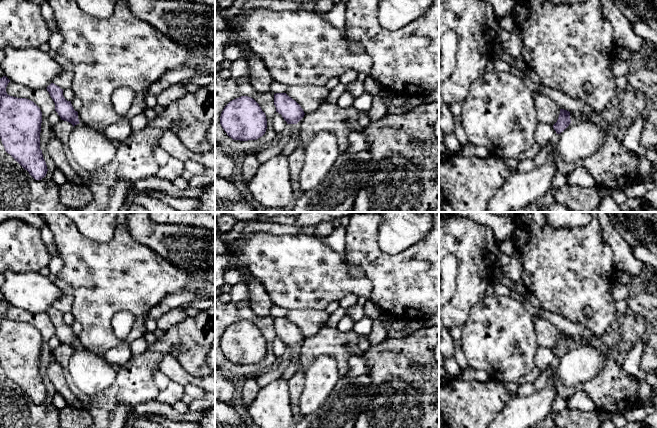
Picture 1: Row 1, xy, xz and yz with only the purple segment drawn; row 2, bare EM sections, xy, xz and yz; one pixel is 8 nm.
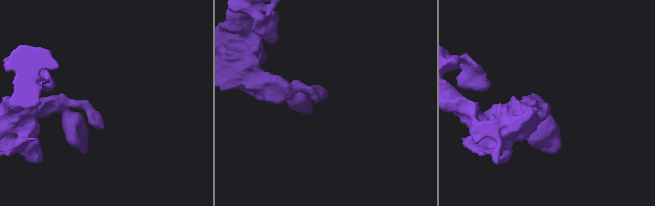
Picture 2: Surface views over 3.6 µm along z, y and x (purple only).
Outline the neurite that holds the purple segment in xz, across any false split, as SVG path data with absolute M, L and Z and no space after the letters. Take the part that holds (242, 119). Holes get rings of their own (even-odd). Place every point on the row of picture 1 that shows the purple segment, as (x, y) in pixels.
M248 96L230 101L221 113L220 124L229 137L240 141L257 140L267 129L265 113Z

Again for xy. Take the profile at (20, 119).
M0 78L0 138L10 154L35 180L47 174L40 149L42 112L31 100L7 94L10 80Z

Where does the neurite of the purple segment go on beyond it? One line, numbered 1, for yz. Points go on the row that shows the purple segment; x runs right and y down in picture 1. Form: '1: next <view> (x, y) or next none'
1: next none

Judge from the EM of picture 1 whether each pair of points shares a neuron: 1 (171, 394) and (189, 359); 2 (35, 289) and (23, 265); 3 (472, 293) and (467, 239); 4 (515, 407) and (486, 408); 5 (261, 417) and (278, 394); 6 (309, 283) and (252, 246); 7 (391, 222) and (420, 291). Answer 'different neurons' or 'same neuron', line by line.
1: different neurons
2: different neurons
3: same neuron
4: different neurons
5: same neuron
6: same neuron
7: different neurons

